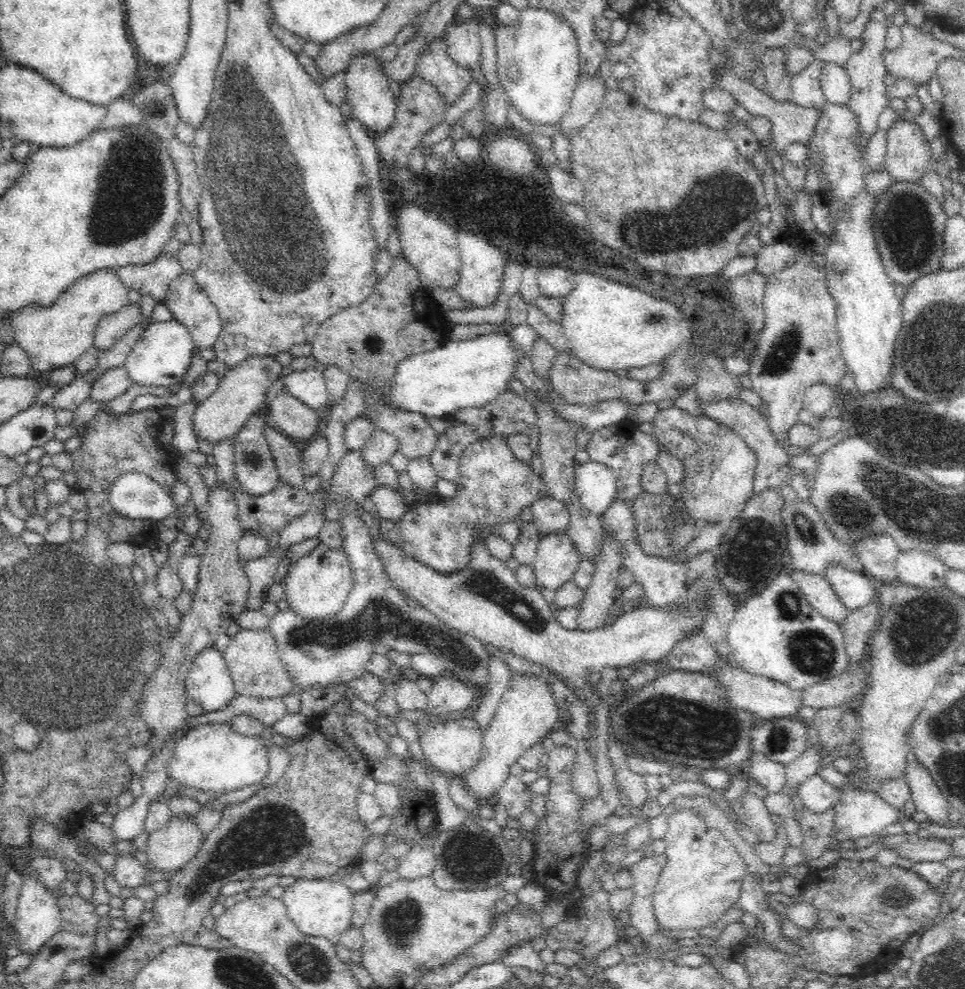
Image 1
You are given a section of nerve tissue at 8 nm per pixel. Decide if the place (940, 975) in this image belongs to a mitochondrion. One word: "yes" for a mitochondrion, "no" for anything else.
yes

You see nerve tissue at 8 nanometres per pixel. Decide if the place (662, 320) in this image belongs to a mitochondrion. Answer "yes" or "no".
yes

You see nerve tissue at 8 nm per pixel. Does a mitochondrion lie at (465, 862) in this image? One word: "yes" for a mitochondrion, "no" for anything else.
yes

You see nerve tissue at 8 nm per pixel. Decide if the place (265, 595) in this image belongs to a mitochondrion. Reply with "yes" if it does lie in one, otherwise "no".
no

